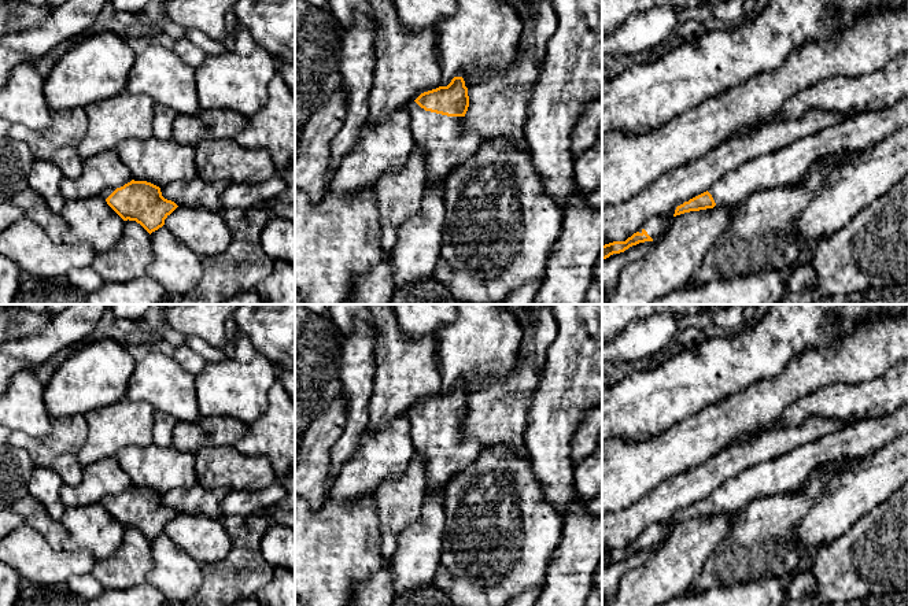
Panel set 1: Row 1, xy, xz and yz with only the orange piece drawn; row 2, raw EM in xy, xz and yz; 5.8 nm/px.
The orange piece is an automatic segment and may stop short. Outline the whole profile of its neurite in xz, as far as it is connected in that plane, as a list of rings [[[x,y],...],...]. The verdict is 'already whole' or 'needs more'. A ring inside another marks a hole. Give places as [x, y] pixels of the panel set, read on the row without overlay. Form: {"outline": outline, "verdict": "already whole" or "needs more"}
{"outline": [[[454,384],[447,393],[424,399],[409,410],[411,440],[425,463],[427,496],[444,494],[453,477],[472,465],[481,451],[475,439],[465,436],[468,414],[462,384]]], "verdict": "needs more"}

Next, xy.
{"outline": [[[132,487],[121,495],[104,496],[100,503],[123,528],[136,528],[150,542],[178,514],[162,503],[159,494],[147,488]]], "verdict": "needs more"}

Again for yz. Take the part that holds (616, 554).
{"outline": [[[653,524],[625,548],[613,548],[602,553],[602,568],[613,561],[620,561],[632,553],[645,548],[657,548],[669,537],[673,524]]], "verdict": "needs more"}

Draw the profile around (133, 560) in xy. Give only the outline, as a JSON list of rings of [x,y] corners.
[[[125,528],[123,542],[117,553],[96,559],[92,576],[108,590],[123,590],[145,581],[154,566],[151,542],[136,528]]]

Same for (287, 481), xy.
[[[295,470],[288,476],[277,477],[276,481],[284,487],[287,494],[276,505],[259,510],[267,518],[272,518],[272,514],[277,510],[295,509]]]

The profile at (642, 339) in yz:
[[[661,313],[630,322],[614,339],[602,343],[602,365],[612,362],[621,367],[628,367],[636,361],[652,358],[654,354],[667,348],[676,335],[679,321],[680,318],[672,313]]]

